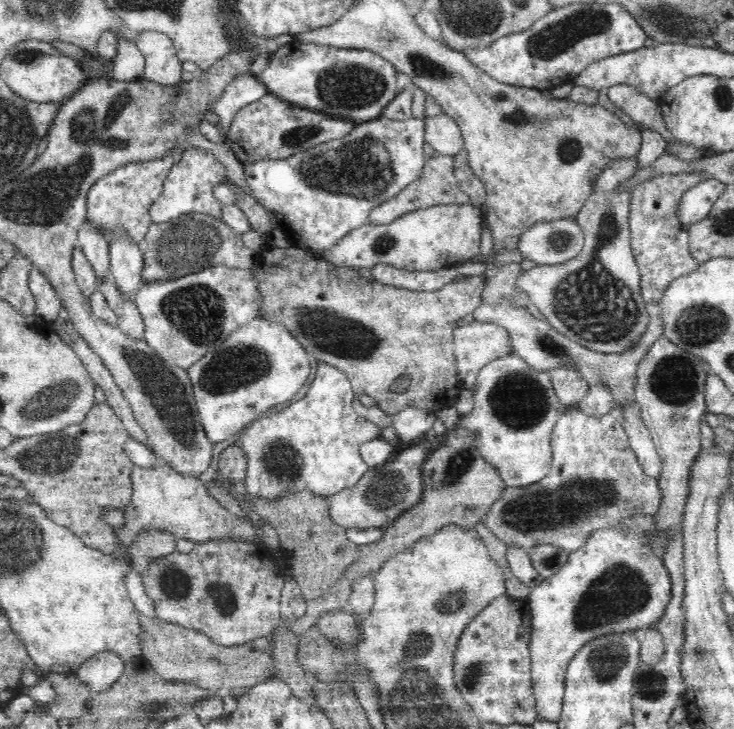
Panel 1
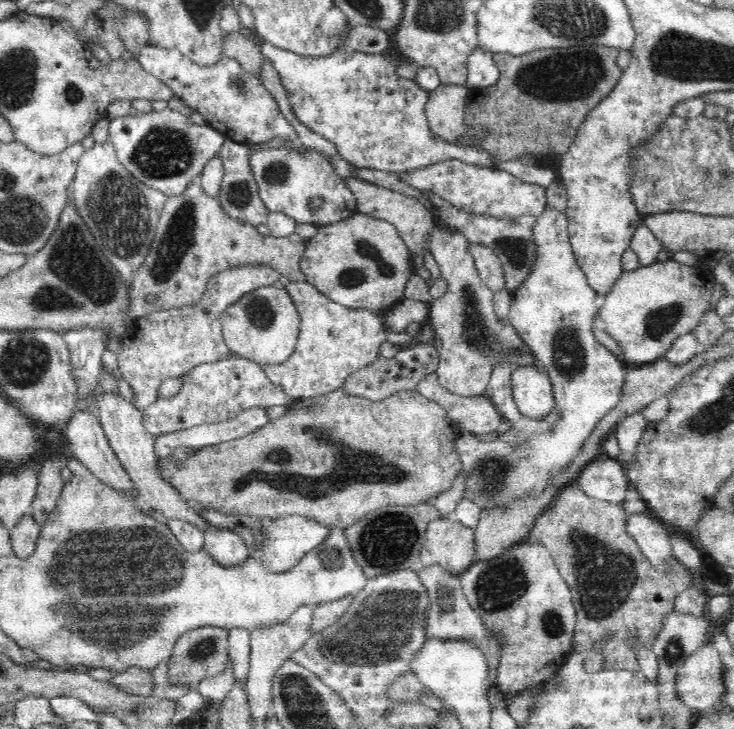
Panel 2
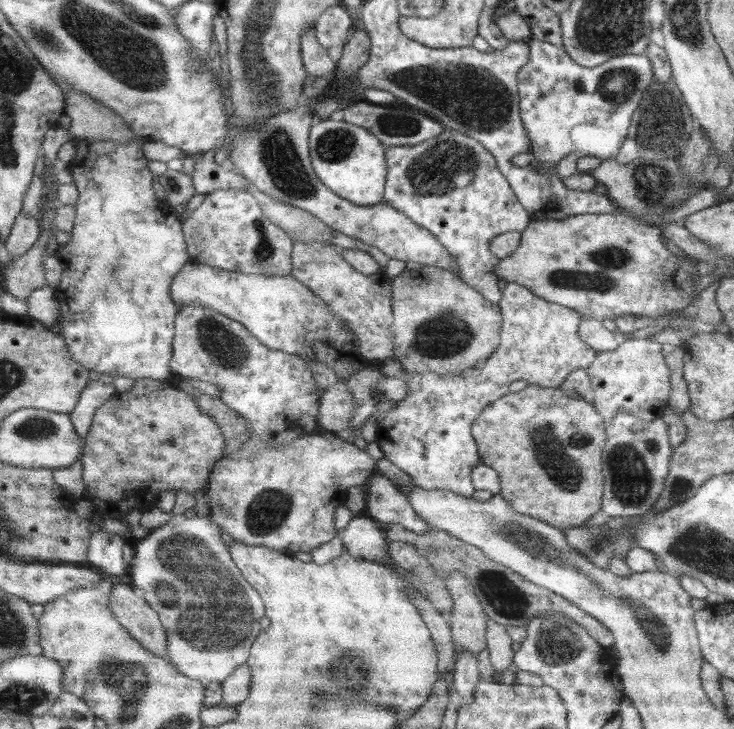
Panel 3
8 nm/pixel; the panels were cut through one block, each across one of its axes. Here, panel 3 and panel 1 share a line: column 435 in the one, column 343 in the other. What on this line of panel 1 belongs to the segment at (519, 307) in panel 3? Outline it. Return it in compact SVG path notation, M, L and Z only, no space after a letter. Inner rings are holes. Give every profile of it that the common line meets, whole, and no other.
M319 361L315 378L302 399L289 401L282 410L269 411L266 417L254 419L244 426L241 438L236 444L246 452L247 472L243 488L252 500L262 497L273 501L304 489L316 495L331 497L341 490L354 486L362 475L370 470L370 466L360 455L360 448L362 444L380 437L382 428L378 428L373 422L354 411L352 407L354 394L350 379L344 372L324 361Z

